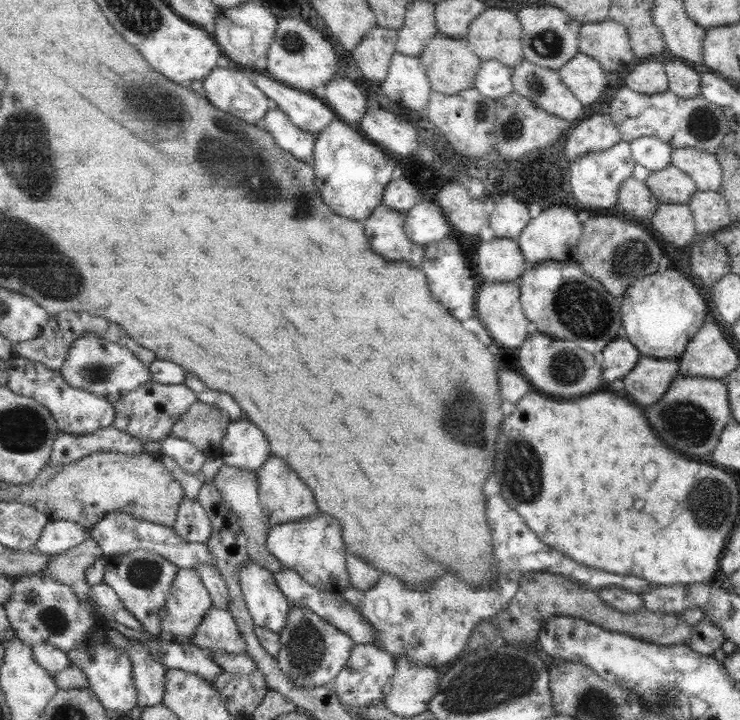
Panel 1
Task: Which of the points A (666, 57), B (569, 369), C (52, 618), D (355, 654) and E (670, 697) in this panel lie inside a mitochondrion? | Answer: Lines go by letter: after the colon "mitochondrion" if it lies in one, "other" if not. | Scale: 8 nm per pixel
A: other
B: mitochondrion
C: mitochondrion
D: other
E: mitochondrion

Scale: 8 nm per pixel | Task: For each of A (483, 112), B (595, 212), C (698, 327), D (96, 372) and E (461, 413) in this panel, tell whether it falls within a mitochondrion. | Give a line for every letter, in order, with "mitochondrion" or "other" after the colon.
A: mitochondrion
B: other
C: other
D: mitochondrion
E: mitochondrion

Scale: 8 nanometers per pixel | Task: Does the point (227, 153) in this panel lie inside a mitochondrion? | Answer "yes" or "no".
yes

